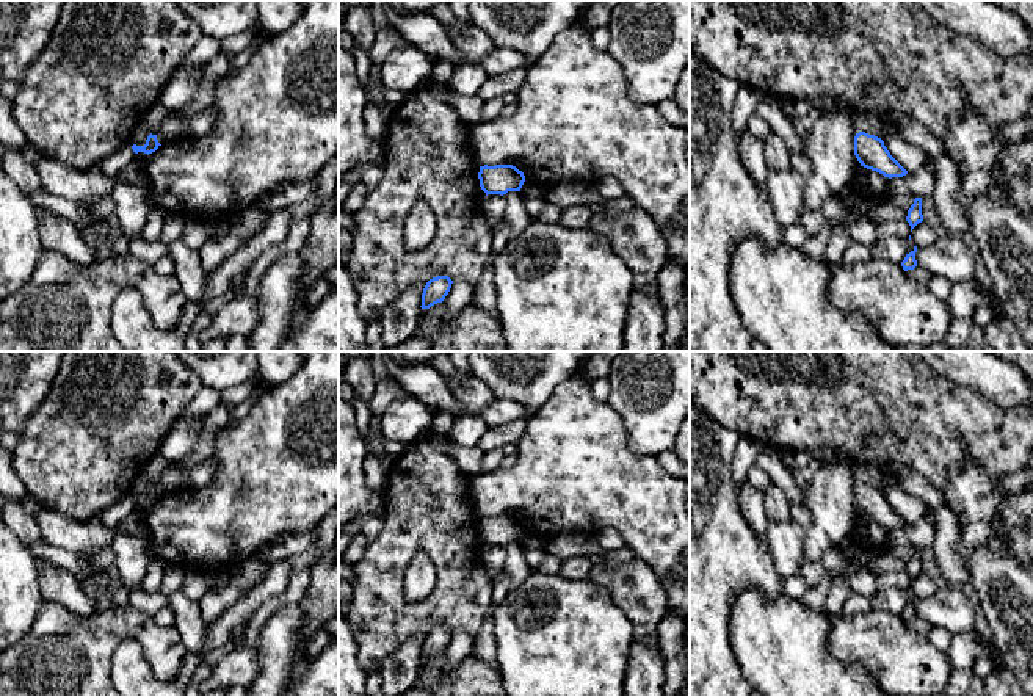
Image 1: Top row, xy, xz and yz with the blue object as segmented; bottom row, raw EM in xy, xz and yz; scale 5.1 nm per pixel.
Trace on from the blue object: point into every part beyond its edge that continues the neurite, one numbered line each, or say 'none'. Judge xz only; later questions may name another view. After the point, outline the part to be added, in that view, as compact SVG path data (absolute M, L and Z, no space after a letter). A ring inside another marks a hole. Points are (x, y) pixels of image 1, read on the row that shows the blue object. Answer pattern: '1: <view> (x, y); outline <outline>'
none

